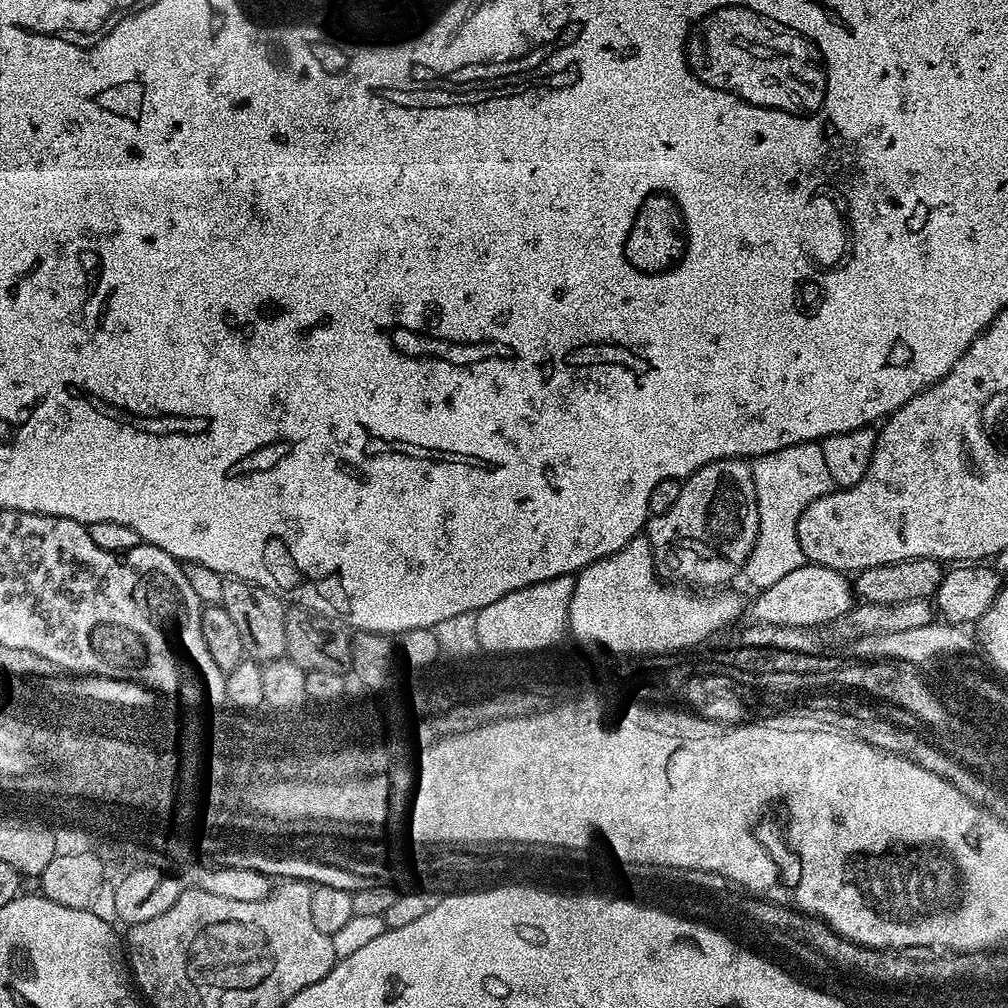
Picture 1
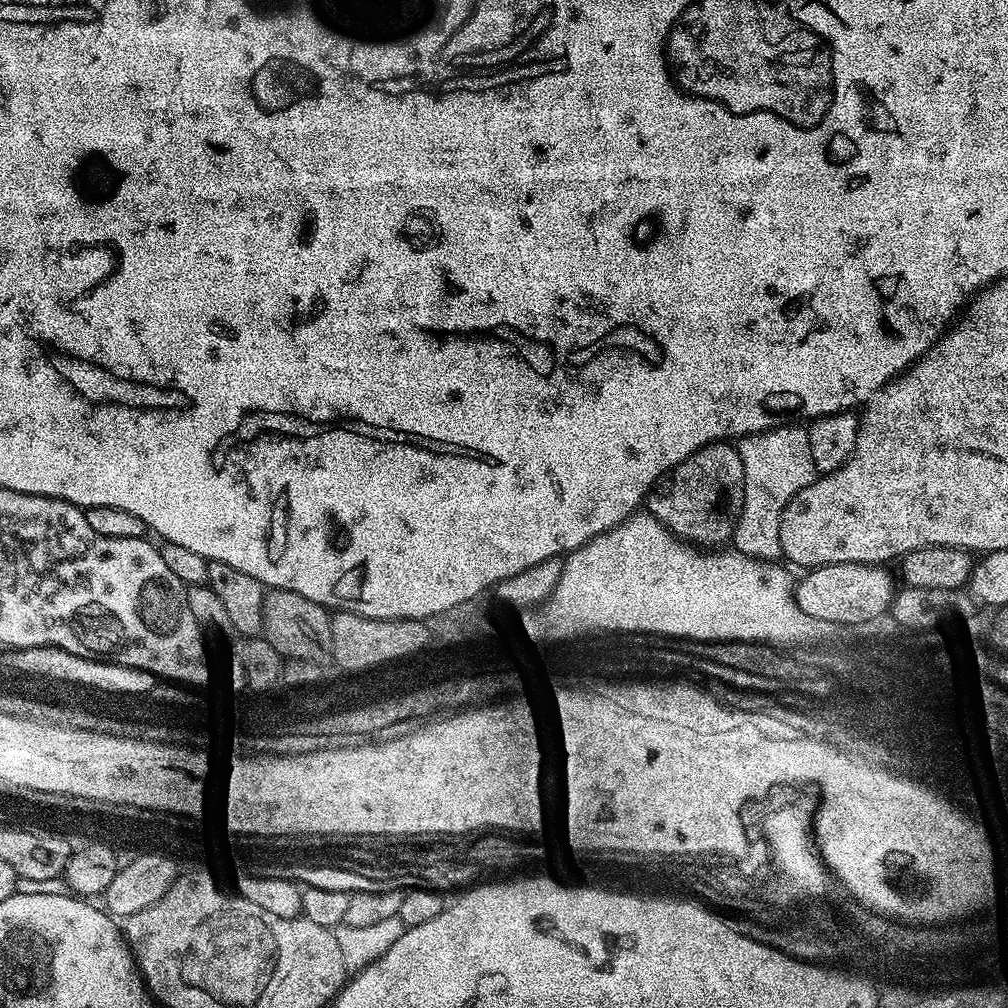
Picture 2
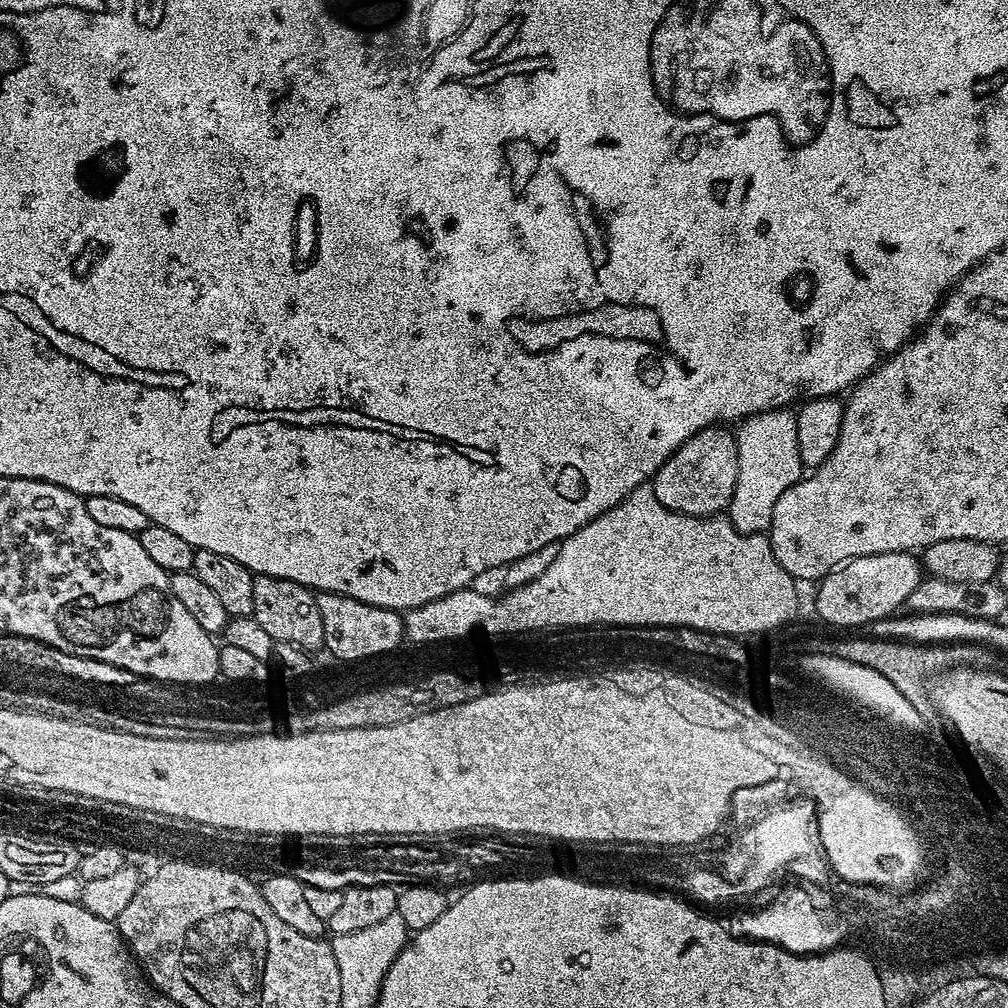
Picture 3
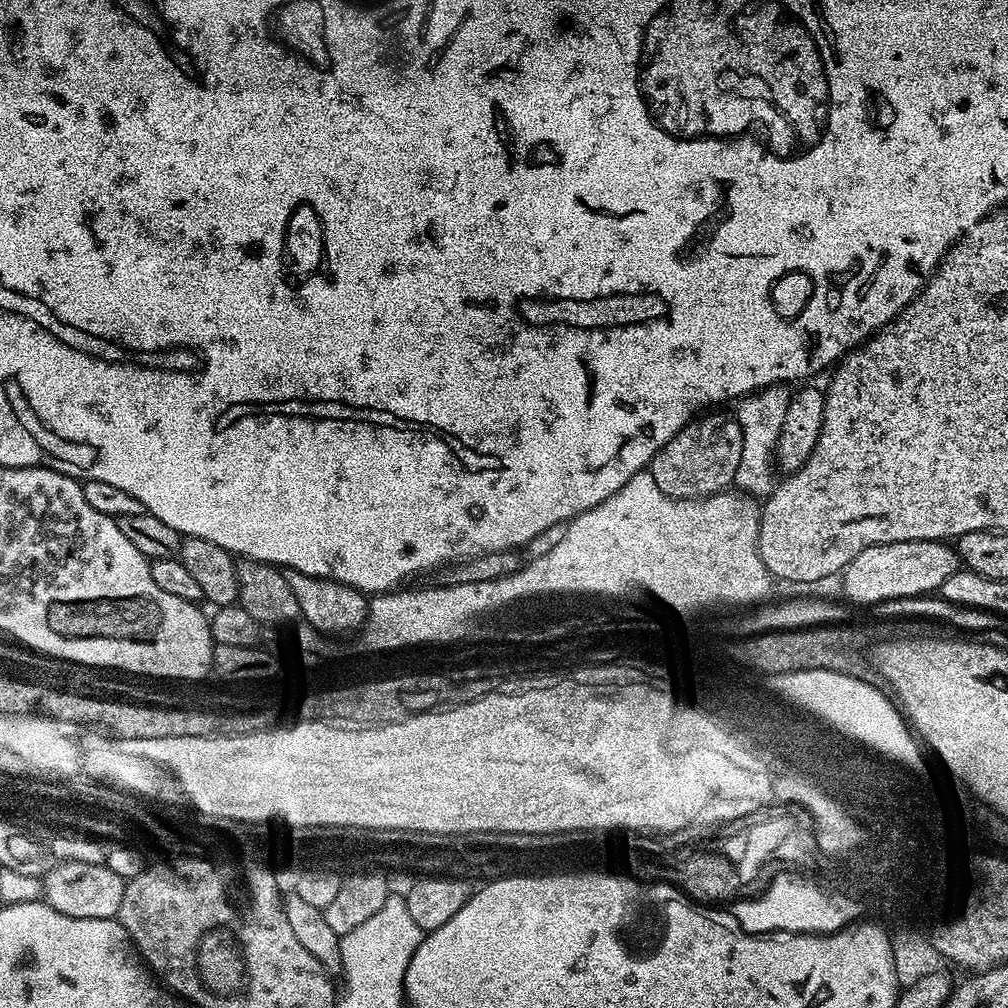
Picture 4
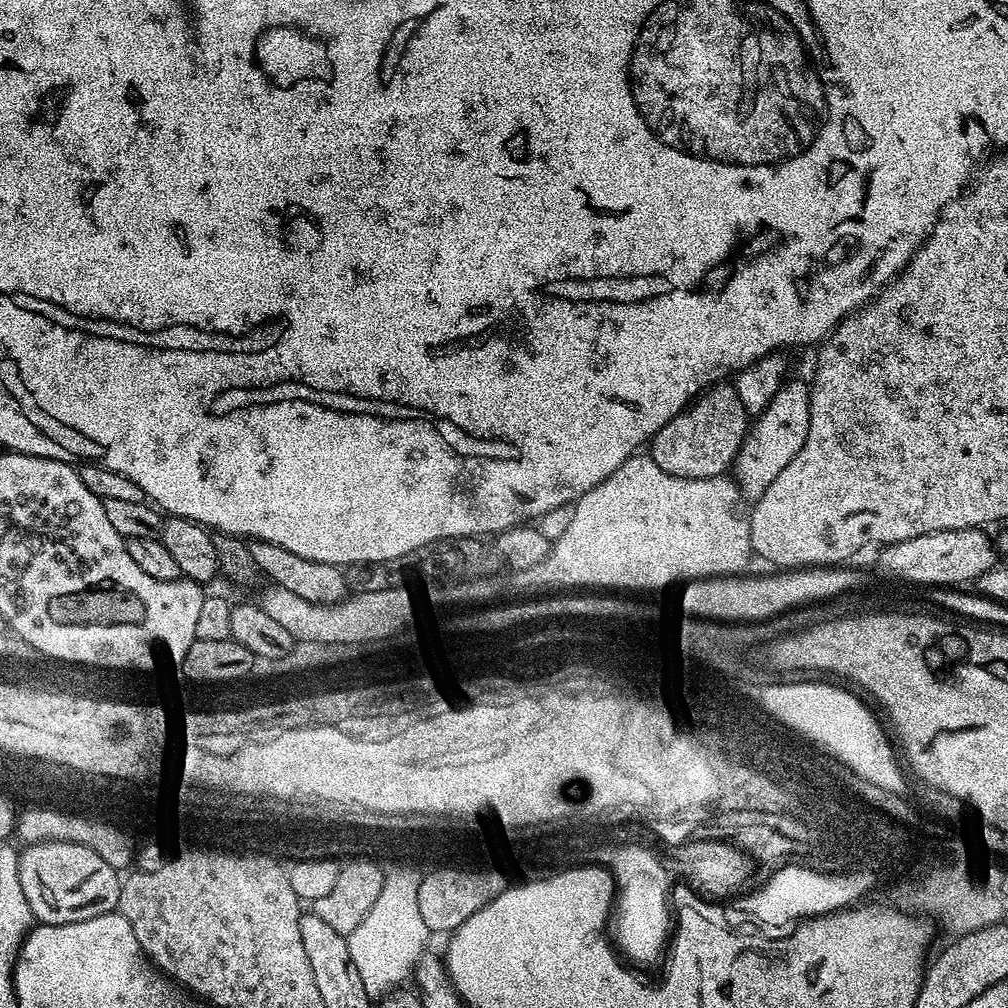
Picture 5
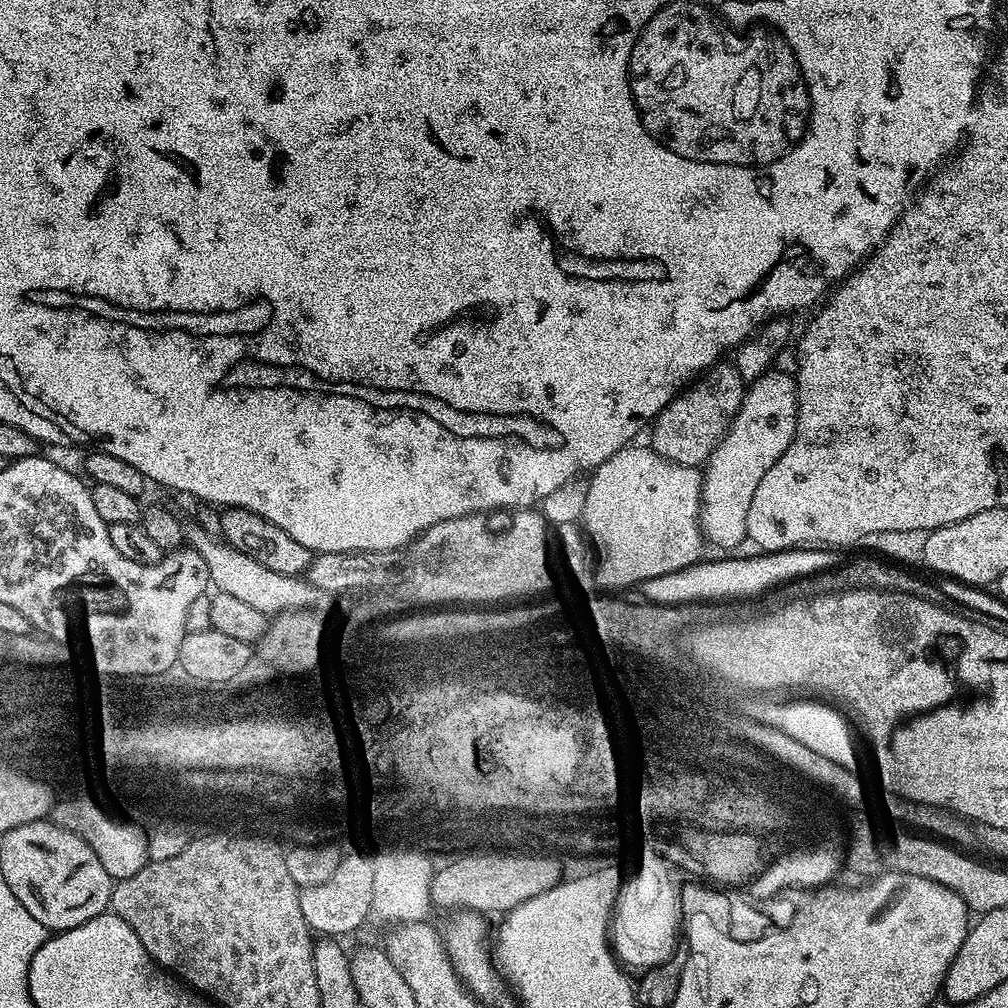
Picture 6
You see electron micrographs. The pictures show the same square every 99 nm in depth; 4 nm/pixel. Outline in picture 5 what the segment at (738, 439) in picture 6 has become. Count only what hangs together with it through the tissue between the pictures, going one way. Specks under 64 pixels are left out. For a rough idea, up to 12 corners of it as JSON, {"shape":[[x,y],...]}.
{"shape":[[789,379],[755,417],[734,461],[745,501],[802,450],[805,381]]}

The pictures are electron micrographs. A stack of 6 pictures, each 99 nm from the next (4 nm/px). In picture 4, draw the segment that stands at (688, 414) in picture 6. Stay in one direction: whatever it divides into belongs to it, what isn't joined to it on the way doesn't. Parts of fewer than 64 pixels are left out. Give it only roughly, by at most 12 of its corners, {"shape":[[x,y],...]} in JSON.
{"shape":[[697,415],[654,454],[658,490],[703,498],[735,481],[735,415]]}

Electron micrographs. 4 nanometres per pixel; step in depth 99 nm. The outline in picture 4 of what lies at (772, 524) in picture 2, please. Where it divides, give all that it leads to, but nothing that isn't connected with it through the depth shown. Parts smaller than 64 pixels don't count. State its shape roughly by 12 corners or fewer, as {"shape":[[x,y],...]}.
{"shape":[[783,383],[740,397],[739,491],[772,491],[774,445],[794,395]]}

